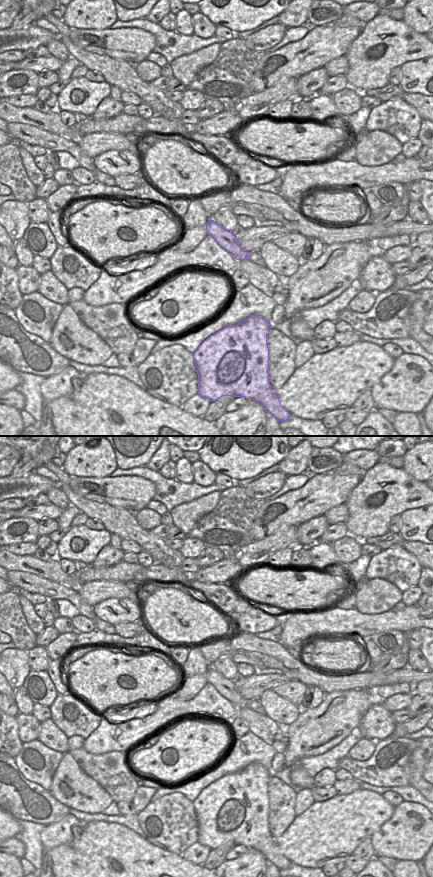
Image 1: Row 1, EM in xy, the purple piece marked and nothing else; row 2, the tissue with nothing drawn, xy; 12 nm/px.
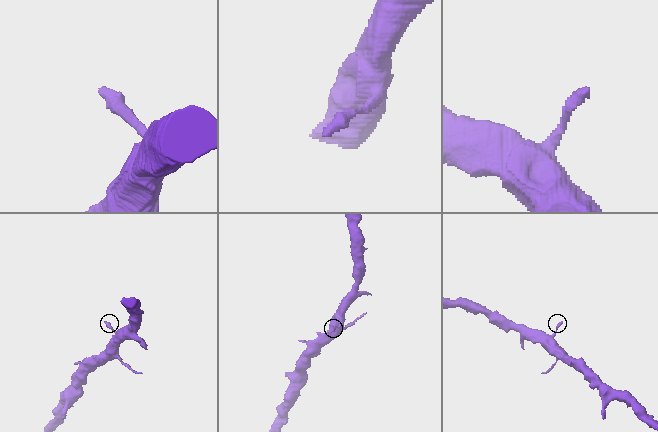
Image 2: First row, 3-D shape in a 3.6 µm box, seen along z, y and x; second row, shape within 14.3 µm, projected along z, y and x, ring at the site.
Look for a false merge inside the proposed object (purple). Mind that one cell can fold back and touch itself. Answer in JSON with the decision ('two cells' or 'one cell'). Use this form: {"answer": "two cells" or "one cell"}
{"answer": "one cell"}

